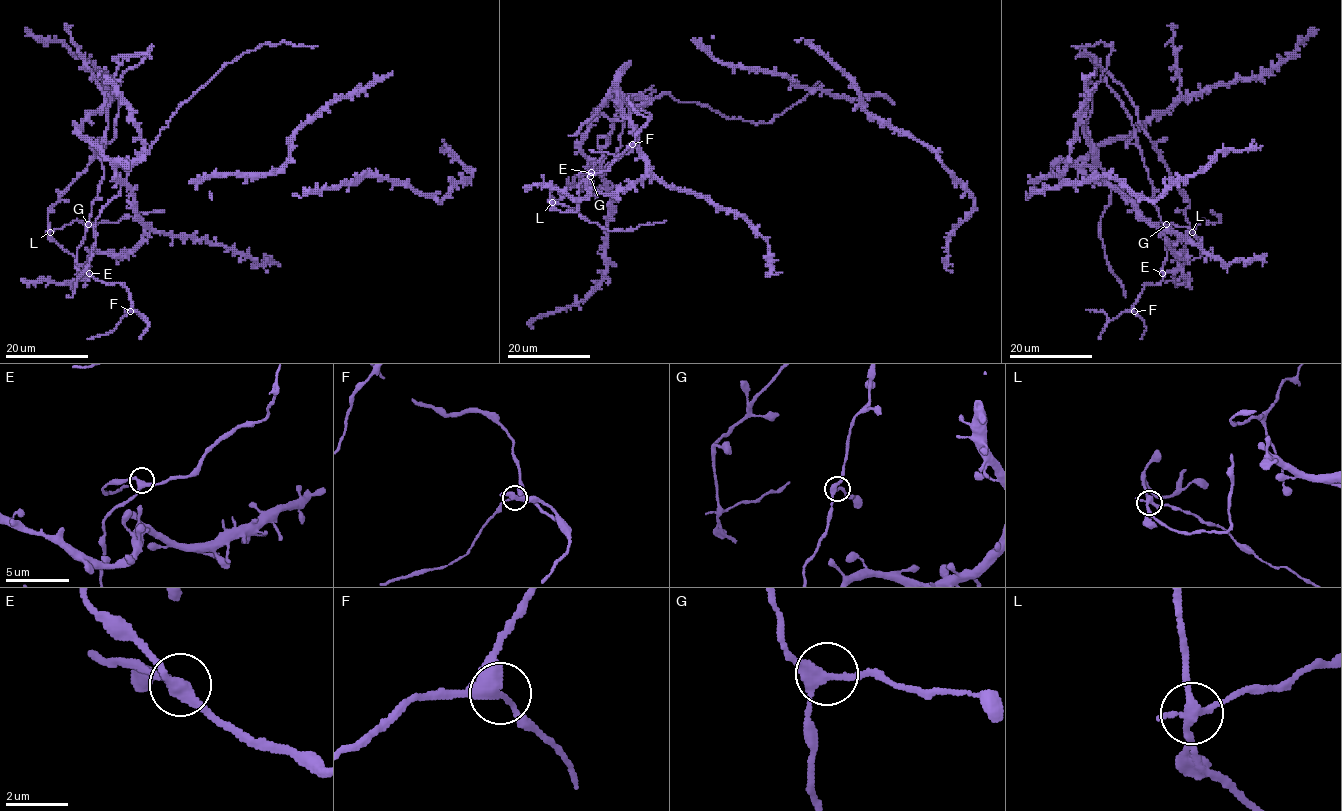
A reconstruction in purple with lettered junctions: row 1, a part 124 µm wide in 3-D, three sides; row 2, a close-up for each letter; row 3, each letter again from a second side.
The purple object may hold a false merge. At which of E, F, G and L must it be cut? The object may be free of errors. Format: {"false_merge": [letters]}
{"false_merge": ["L"]}

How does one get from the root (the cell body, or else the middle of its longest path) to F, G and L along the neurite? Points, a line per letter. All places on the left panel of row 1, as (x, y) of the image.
F: (204, 86), (127, 171), (145, 235), (123, 254), (93, 253), (84, 270), (123, 285), (130, 311)
G: (204, 86), (127, 171), (141, 242), (120, 255), (93, 253), (87, 273), (76, 258), (88, 224)
L: (204, 86), (127, 171), (132, 210), (145, 227), (134, 248), (93, 253), (80, 271), (49, 231)

